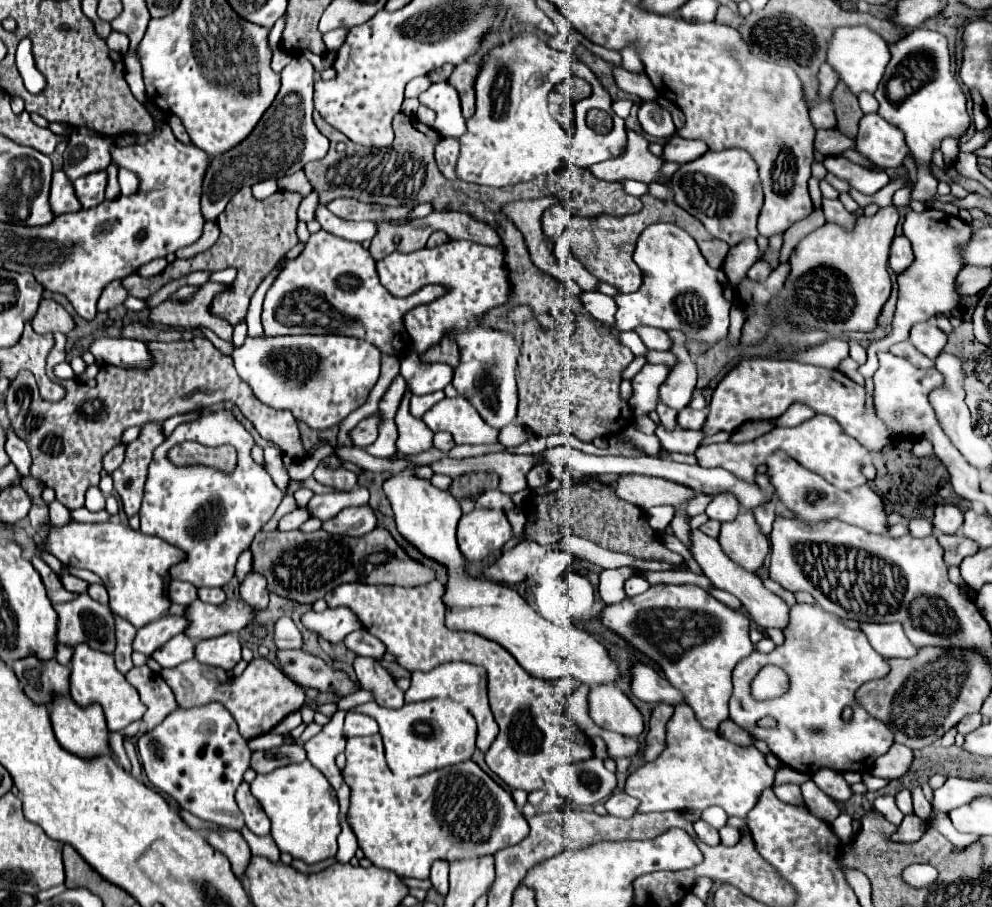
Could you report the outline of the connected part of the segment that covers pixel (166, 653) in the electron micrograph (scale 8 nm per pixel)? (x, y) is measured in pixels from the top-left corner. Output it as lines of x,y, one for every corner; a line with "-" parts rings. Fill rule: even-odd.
181,634
181,636
173,636
173,640
169,640
163,648
153,652
151,658
161,668
175,668
177,664
191,660
193,652
195,652
195,642
191,638
187,638
185,634

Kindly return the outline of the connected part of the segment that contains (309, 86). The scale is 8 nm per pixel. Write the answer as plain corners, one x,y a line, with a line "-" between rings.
291,60
281,72
281,90
257,128
225,156
211,158
205,172
201,214
205,220
215,220
231,200
231,196
245,184
255,184
267,178
281,178
301,170
307,162
319,160
329,150
329,140
313,124
313,80
315,70
309,60

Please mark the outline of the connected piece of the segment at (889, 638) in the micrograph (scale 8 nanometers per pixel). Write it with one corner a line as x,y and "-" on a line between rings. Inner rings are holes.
861,624
861,632
869,638
869,644
885,658
911,658
917,648
905,636
903,624

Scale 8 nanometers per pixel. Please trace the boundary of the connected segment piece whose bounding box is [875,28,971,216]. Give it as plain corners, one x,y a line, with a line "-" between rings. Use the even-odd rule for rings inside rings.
917,28
909,32
905,38
889,44
891,60
889,68
885,70
885,80
881,80
875,98
879,102
879,114
881,118
889,120
889,124
897,126
905,134
905,142
915,156
917,162
917,181
913,184
910,198
923,202
928,208
941,210
951,216
959,215
959,208
951,203
941,203
934,199
932,192
937,192
939,181
927,167
931,162
933,152
941,146
945,138
961,138
969,130
969,114
965,108
965,94
957,82
957,78
951,74
951,50
947,44
947,36
933,30
-
893,80
899,80
905,88
903,98
893,100
889,98
889,84

